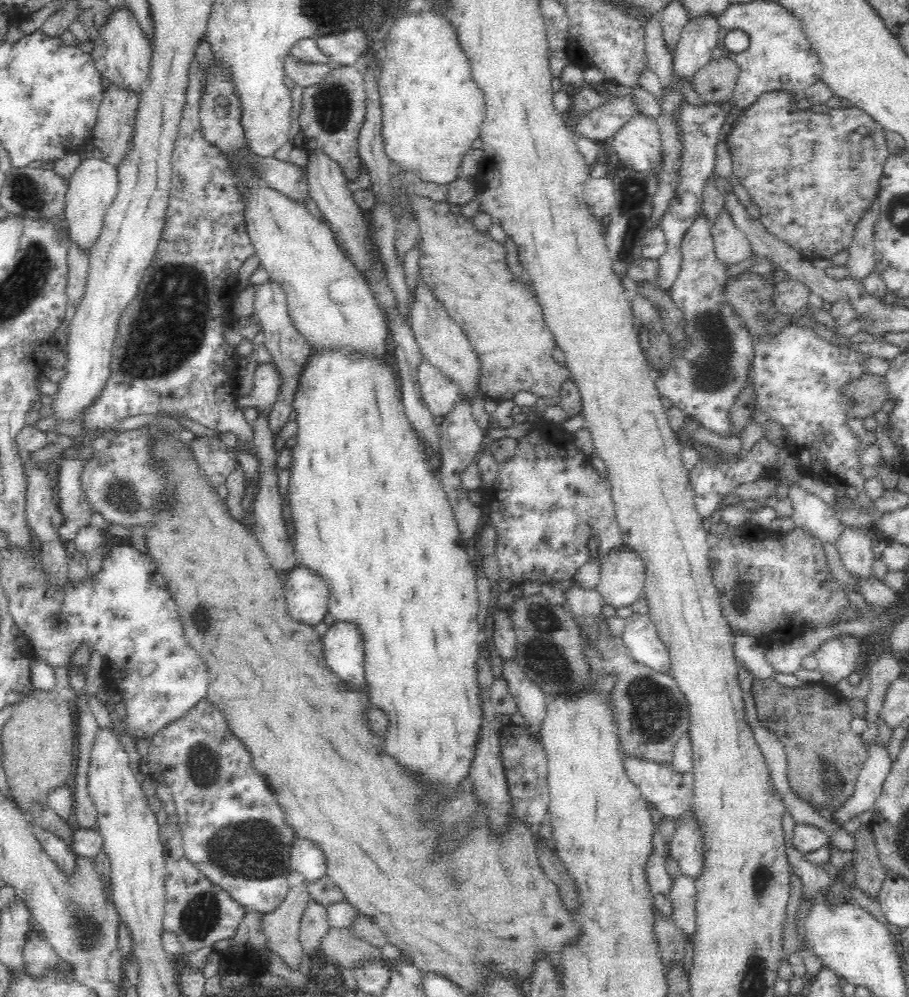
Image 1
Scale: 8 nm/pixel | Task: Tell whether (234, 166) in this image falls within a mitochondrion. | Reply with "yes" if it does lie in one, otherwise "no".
no

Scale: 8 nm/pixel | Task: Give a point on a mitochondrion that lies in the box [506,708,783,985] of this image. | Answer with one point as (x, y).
(760, 877)

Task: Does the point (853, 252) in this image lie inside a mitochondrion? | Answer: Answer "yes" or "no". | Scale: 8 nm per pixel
no

